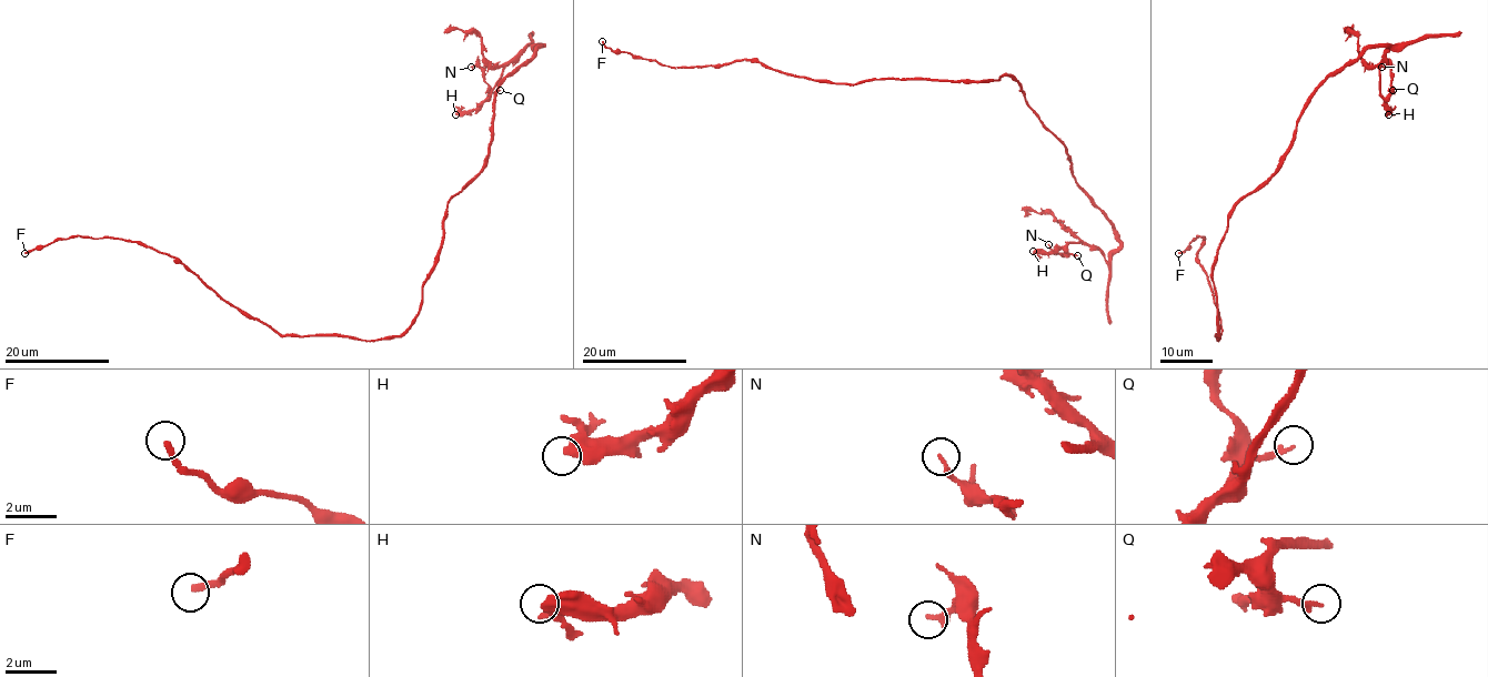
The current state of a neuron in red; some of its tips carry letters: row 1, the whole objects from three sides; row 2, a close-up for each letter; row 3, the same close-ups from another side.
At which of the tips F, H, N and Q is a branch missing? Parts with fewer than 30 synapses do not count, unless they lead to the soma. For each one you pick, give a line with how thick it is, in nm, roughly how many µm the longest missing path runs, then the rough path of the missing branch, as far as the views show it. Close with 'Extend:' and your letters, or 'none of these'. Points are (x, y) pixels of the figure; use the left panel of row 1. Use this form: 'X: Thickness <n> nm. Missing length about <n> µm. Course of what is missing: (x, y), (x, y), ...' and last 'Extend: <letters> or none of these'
Extend: none of these

